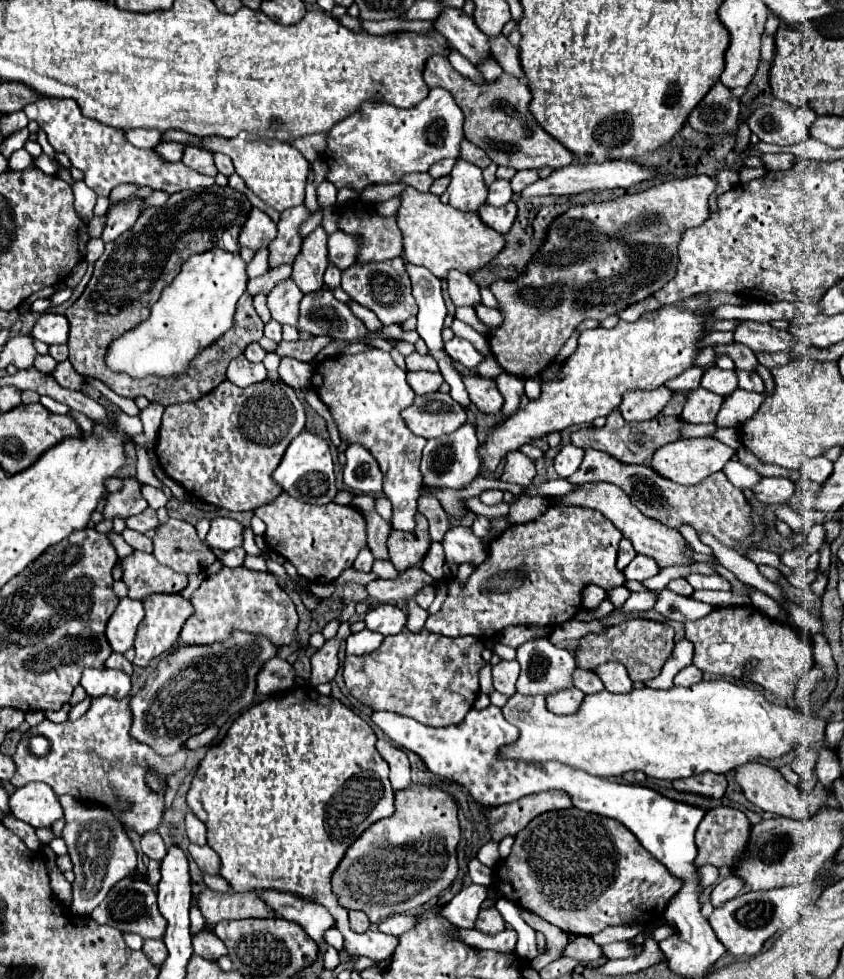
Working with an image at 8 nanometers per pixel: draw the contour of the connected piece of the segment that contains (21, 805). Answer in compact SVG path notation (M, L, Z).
M29 782L17 788L9 798L11 814L35 828L49 828L63 816L63 808L51 786L43 782Z

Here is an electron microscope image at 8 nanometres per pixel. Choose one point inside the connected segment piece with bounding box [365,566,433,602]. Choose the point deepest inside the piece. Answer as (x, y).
(411, 581)

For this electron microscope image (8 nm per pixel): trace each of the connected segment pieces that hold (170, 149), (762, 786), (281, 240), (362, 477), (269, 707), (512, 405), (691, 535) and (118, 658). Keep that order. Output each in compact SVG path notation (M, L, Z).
M163 142L161 146L155 146L155 152L163 158L163 160L171 160L171 162L177 162L181 160L183 156L183 150L185 150L185 144L171 144L171 142Z
M751 760L735 768L735 782L741 786L749 802L765 812L807 820L811 814L801 806L801 790L789 784L783 774L767 764Z
M301 204L293 206L291 210L281 212L281 220L277 224L277 238L269 246L269 266L275 268L279 264L293 264L295 256L301 250L303 238L299 236L299 228L313 216L313 212Z
M351 444L345 452L347 464L343 468L345 484L351 490L359 490L363 494L375 494L381 490L383 474L379 472L379 464L375 458L359 444Z
M293 686L247 708L233 722L223 742L209 748L187 792L187 804L207 826L209 846L219 854L221 876L231 888L235 892L273 888L303 898L311 896L315 902L323 904L335 918L337 930L345 936L343 952L339 952L341 962L353 956L383 960L393 954L399 942L397 936L379 930L355 934L349 928L347 910L337 904L337 896L331 892L329 884L347 846L375 820L393 812L389 766L375 750L375 742L377 736L373 728L343 702L319 694L313 686Z
M501 372L501 374L495 378L495 382L497 382L499 392L501 392L503 398L505 398L505 404L503 404L501 412L503 412L505 418L509 418L509 416L519 408L521 396L525 394L525 390L523 390L523 388L525 388L525 382L523 382L523 378L511 376L511 374L507 374L507 372Z
M684 524L678 531L696 552L713 556L712 549L707 545L704 545L700 539L698 539L699 537L697 532L693 527L688 524Z
M113 652L113 654L107 658L105 666L107 666L107 668L117 668L117 670L123 670L123 672L127 672L127 674L131 674L131 672L133 672L131 662L129 662L123 654L117 654L117 652Z

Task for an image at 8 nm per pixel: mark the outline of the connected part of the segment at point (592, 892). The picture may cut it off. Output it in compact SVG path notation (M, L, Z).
M575 808L553 810L533 818L517 834L511 854L495 866L491 884L499 896L535 912L567 934L597 934L609 926L631 922L655 924L663 918L663 910L671 896L679 892L679 886L681 880L671 878L671 872L653 858L621 822Z

